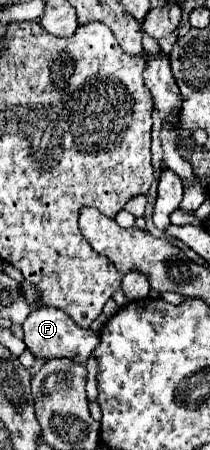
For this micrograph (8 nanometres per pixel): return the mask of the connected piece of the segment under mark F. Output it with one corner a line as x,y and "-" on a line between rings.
34,307
26,321
22,323
24,329
24,343
26,347
38,357
38,359
52,359
52,357
80,357
76,361
86,363
88,355
96,349
96,343
100,343
100,335
92,329
76,327
64,311
56,307

